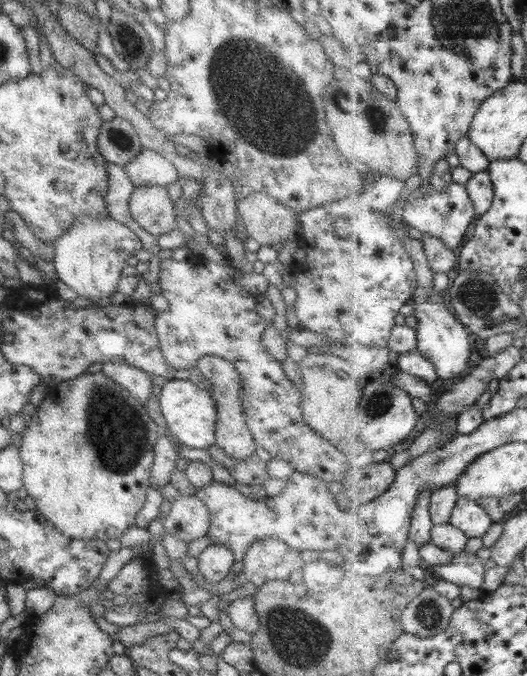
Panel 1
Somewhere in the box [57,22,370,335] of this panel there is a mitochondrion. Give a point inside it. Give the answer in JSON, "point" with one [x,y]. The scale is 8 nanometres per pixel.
{"point":[270,109]}

